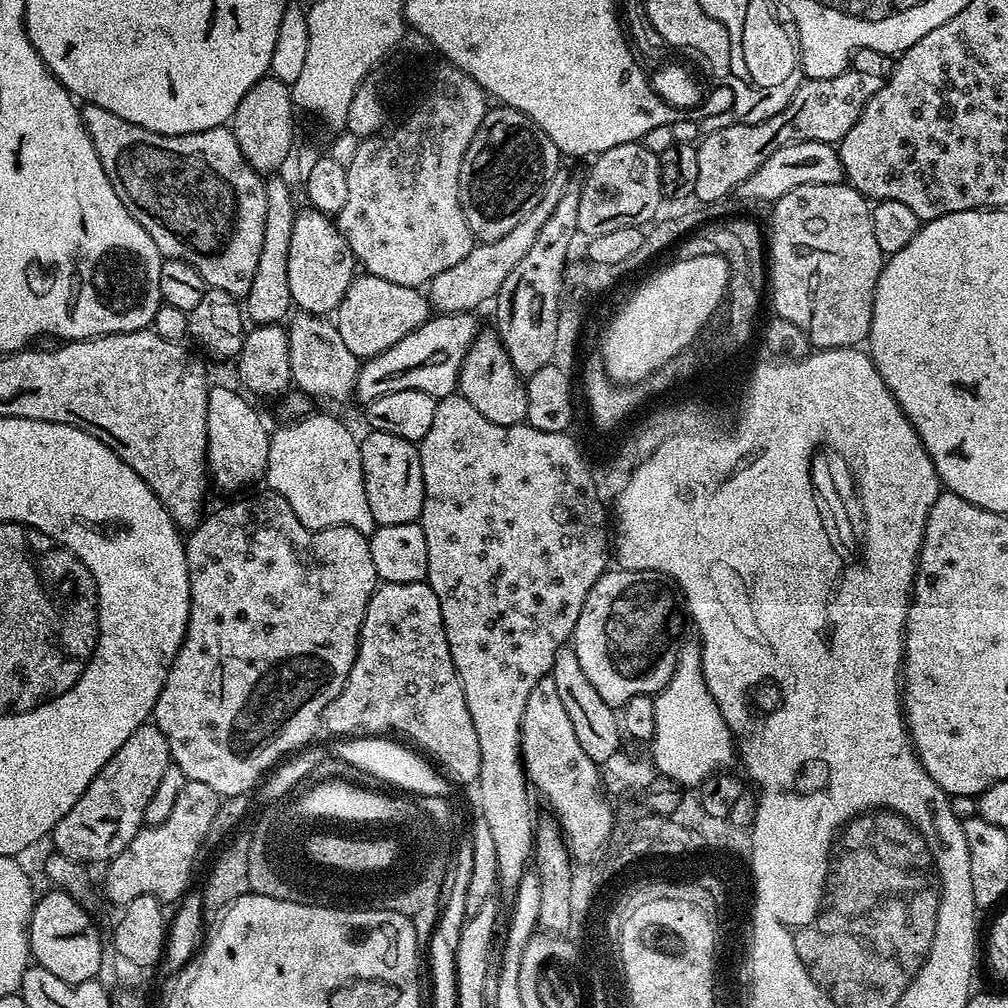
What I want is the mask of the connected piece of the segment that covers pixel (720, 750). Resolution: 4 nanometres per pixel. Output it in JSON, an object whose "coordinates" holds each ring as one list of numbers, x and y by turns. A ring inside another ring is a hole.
{"coordinates":[[685,639,680,645,678,662,670,682,654,696,654,730,656,735,650,741,650,755,655,769,661,777,669,776,671,783,699,786,709,776,715,776,734,760,734,741,728,723,722,718,720,707,708,693,706,678,702,674,702,654,695,639]]}

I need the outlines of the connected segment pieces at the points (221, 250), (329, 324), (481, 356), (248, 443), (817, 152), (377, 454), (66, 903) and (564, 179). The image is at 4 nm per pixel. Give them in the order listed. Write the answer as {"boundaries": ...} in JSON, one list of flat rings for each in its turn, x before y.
{"boundaries":[[[84,104,82,115,84,125,88,127,88,133,96,147,98,158,102,162,102,170,106,170,114,190,124,200,128,213,144,227,146,234,150,234,150,238,154,238,161,257,186,262,194,270,198,270,198,274,208,288,224,290,237,298,247,297,250,290,250,282,254,282,254,272,258,270,258,256,262,254,262,234,266,231,266,190,264,189,266,180,263,175,256,172,248,164,242,150,239,149,233,129,225,126,222,128,211,128,205,132,195,132,194,134,167,136,166,134,158,134,154,130,146,130,134,122,126,122,126,118,118,118,118,114,110,114,110,110,102,110,102,106]],[[295,313,288,324,288,345,290,346,290,368,293,385,311,399,318,398,328,402,344,403,353,397,356,389,357,374,359,372,360,358,346,347,346,342,338,332,335,323,327,317,310,315,308,313]],[[481,330,477,332,474,338,474,342,462,362,458,385,459,395,464,396,466,402,470,402,470,406,474,406,474,410,478,410,478,414,482,414,482,418,490,418,490,422,498,422,498,426,514,426,515,424,525,423,528,418,526,414,525,381,516,373,514,366,510,366,510,358,506,354,504,344,500,340,499,331,491,331]],[[211,385,207,398,207,454,211,481,224,490,238,490,264,477,271,435,255,408,237,389]],[[794,142,782,146,782,150,774,150,746,182,738,189,738,196,744,200,781,200,790,190,807,184,838,184,844,180,844,167,840,161,840,153,835,147,826,142]],[[369,431,367,437,360,440,362,454,363,486,370,512,378,526,404,525,415,523,421,514,422,502,425,498,424,479,422,478,420,453,417,445,406,439,397,438,385,431]],[[51,891,37,899,32,907,32,917,28,920,28,950,31,959,39,967,50,970,54,978,62,978,62,982,81,984,97,979,106,944,100,941,100,932,95,922,88,917,89,909,72,897,69,891]],[[560,169,552,176,550,183,543,190,538,205,524,216,522,222,514,226,505,237,493,240,488,244,475,245,462,262,452,266,450,269,438,274,429,281,426,295,429,305,439,313,467,312,479,309,478,306,484,302,493,301,500,292,502,283,505,282,511,270,530,252,534,241,538,236,542,225,554,214,558,201,565,192,570,176,565,169]]]}

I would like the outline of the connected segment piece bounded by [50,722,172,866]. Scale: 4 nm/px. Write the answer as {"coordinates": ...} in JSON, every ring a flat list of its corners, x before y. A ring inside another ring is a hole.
{"coordinates":[[155,722,140,724,138,730,122,742,110,762,102,766,90,786,86,786,82,798,78,798,78,802,74,802,74,806,70,806,69,812,54,826,50,833,53,849,66,858,89,866,103,865,122,854,122,850,126,850,140,829,145,827,146,806,150,798,154,798,171,758,170,746]]}

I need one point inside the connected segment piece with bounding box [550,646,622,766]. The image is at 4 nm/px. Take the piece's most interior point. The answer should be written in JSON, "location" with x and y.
{"location":[596,722]}

